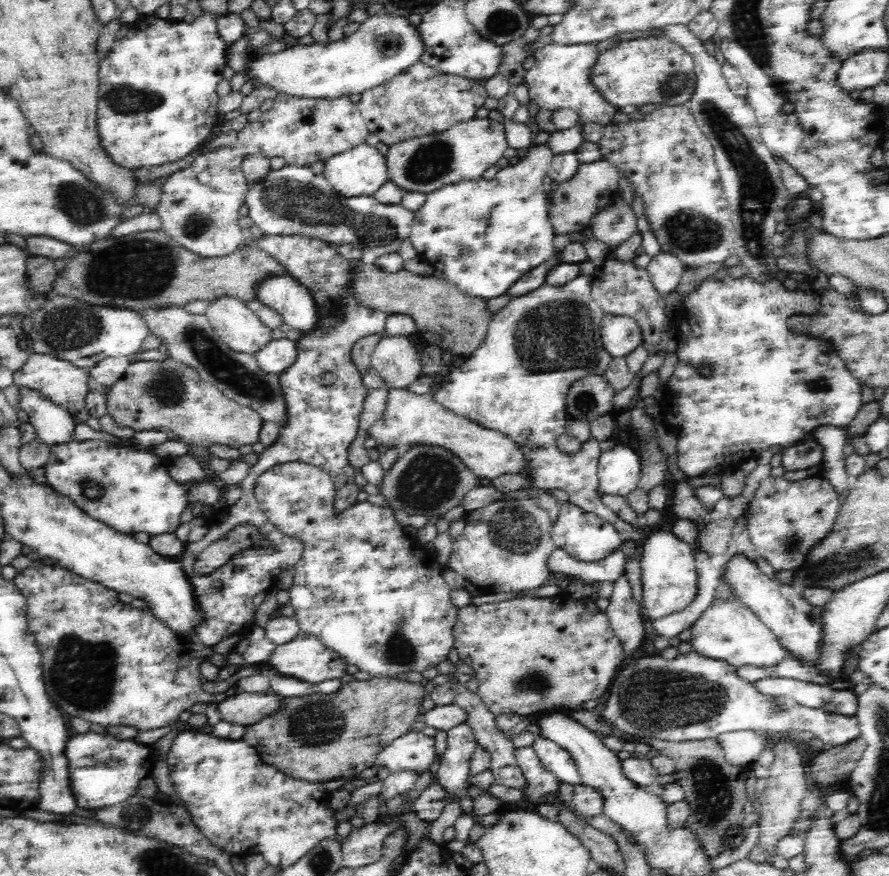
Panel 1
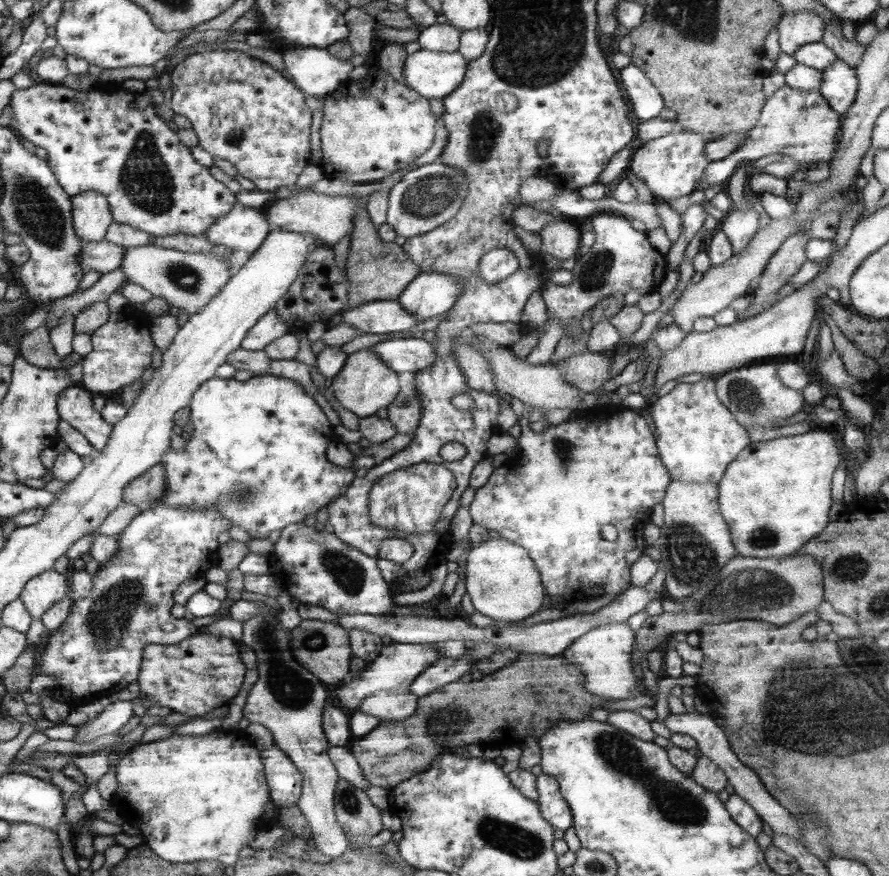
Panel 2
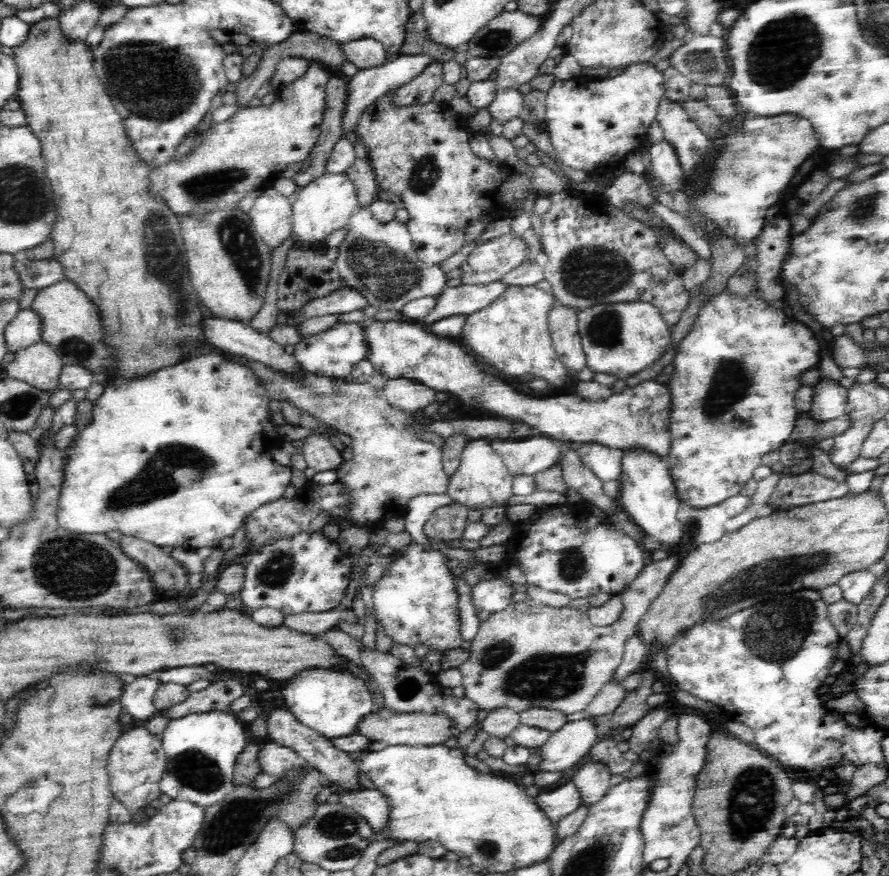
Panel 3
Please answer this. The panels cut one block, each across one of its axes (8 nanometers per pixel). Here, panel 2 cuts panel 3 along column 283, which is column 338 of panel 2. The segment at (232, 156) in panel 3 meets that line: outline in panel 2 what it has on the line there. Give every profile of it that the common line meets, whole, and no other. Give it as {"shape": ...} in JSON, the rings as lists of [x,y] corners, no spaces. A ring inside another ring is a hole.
{"shape":[[[368,65],[368,72],[364,78],[359,81],[345,81],[334,92],[326,94],[325,108],[323,109],[324,117],[322,120],[322,127],[320,128],[320,141],[322,141],[322,160],[318,165],[326,178],[339,178],[342,181],[353,182],[357,184],[368,184],[383,181],[385,177],[392,175],[394,172],[398,173],[404,168],[414,165],[416,159],[423,158],[424,155],[430,151],[432,144],[435,141],[436,130],[435,124],[437,117],[432,113],[431,106],[427,97],[422,96],[415,89],[410,88],[407,84],[400,84],[395,80],[386,69],[379,68],[377,65]]]}

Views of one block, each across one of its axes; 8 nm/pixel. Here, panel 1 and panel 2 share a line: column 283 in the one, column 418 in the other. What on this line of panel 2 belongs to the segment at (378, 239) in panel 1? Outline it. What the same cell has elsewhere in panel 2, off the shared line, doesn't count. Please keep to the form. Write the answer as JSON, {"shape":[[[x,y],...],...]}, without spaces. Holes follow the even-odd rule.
{"shape":[[[434,162],[408,172],[401,182],[388,190],[386,222],[396,229],[398,236],[410,239],[424,235],[454,218],[468,192],[465,170],[456,170],[443,162]]]}

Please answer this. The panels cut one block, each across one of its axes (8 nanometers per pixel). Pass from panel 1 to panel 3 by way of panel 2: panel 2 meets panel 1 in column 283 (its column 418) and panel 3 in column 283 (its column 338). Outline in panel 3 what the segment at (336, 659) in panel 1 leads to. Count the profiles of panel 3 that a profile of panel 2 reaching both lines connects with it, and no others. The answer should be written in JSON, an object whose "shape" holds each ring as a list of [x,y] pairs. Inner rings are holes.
{"shape":[[[308,670],[286,681],[281,690],[284,706],[304,726],[328,740],[358,734],[358,727],[375,708],[368,686],[344,670]]]}

